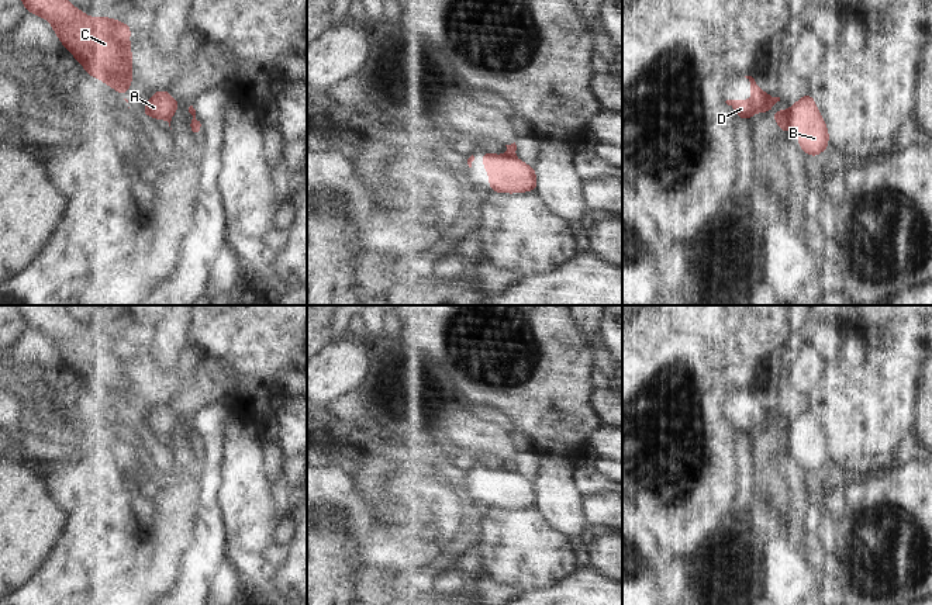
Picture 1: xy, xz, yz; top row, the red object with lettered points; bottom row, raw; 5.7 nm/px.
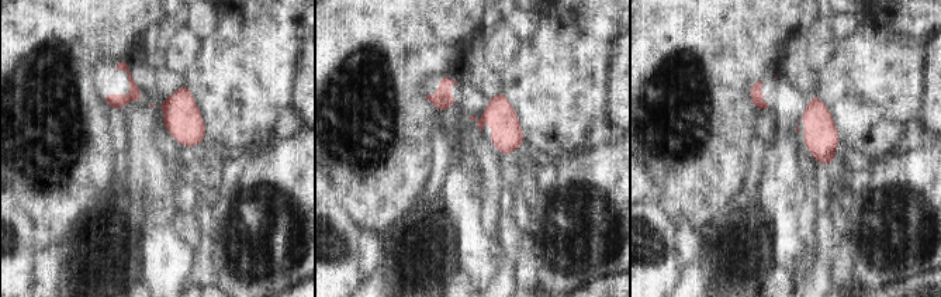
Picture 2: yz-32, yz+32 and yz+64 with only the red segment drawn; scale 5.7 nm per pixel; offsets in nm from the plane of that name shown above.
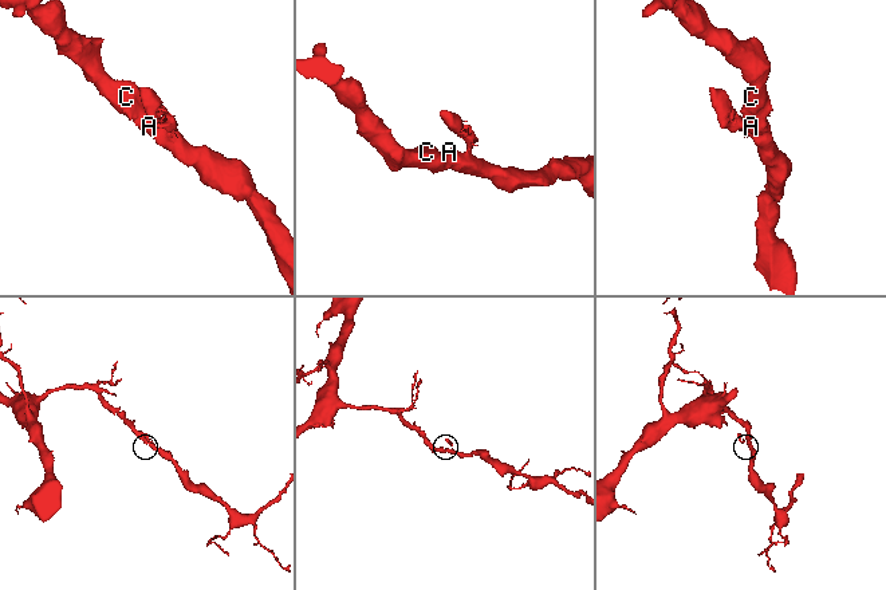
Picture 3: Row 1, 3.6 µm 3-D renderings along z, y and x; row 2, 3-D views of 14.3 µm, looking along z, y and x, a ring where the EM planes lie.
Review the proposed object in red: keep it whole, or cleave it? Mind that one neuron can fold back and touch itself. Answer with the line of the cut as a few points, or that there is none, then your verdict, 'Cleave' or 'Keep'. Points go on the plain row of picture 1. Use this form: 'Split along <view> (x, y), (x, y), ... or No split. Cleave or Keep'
Split along yz (789, 425), (780, 443). Cleave

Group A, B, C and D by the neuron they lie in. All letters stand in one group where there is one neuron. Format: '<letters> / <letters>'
A B C / D

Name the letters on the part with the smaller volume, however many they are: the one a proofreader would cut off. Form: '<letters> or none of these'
D

